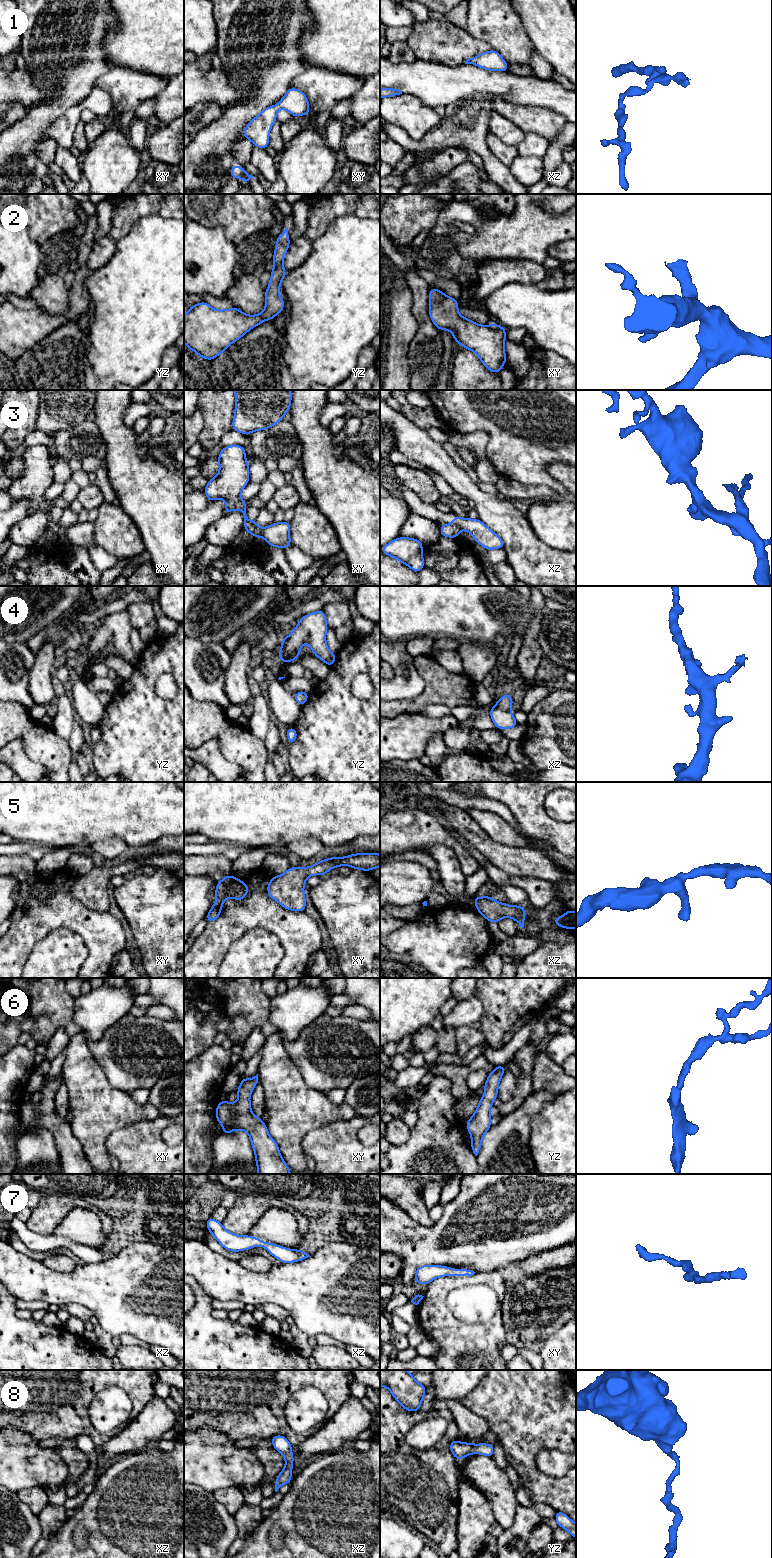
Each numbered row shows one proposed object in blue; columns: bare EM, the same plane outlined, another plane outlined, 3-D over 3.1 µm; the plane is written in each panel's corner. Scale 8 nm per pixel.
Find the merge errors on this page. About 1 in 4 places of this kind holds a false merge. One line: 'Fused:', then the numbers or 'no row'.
Fused: 3

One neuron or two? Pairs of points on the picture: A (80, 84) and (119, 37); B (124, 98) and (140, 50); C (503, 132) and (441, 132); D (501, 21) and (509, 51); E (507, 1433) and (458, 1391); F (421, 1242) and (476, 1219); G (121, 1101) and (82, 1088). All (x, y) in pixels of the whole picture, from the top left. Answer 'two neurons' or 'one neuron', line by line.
A: two neurons
B: two neurons
C: two neurons
D: one neuron
E: two neurons
F: one neuron
G: one neuron

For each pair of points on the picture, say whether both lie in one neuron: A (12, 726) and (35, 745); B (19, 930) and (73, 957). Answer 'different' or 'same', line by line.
A: same
B: different

